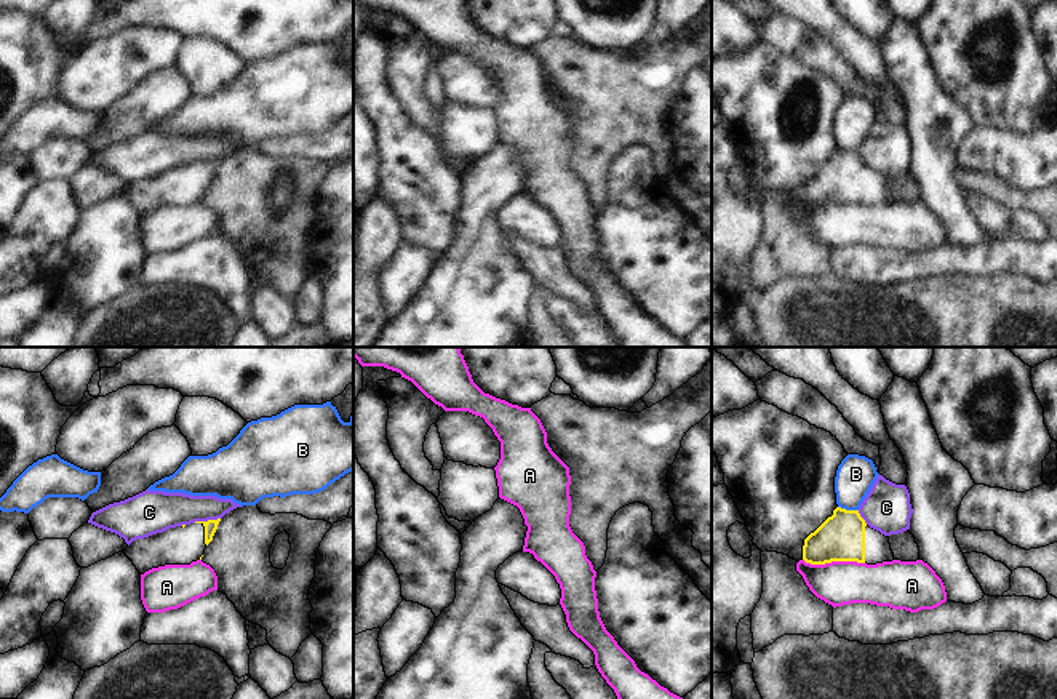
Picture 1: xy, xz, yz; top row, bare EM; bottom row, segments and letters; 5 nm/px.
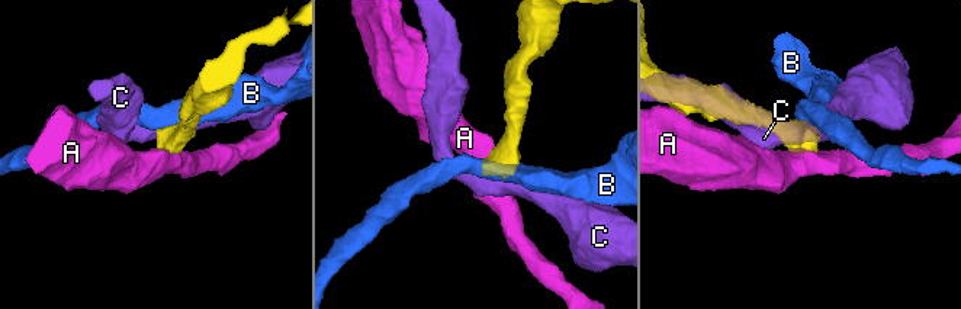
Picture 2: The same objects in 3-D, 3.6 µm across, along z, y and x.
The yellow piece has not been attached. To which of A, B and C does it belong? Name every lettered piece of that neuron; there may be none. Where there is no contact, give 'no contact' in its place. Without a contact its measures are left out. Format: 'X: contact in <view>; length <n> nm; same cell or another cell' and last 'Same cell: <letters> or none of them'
A: contact in yz; length 320 nm; another cell
B: contact in yz; length 110 nm; another cell
C: contact in xy; length 140 nm; another cell
Same cell: none of them

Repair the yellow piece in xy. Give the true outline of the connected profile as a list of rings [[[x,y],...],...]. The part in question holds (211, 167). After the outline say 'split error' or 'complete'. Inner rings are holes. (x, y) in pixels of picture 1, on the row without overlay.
[[[221,160],[195,163],[136,181],[125,190],[125,197],[141,216],[165,206],[190,206],[201,202],[219,163]]]; split error

